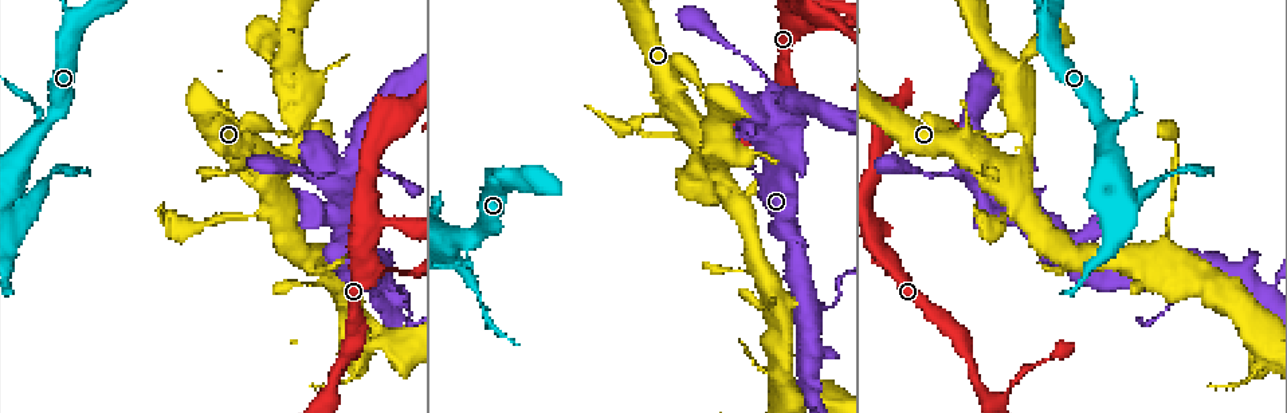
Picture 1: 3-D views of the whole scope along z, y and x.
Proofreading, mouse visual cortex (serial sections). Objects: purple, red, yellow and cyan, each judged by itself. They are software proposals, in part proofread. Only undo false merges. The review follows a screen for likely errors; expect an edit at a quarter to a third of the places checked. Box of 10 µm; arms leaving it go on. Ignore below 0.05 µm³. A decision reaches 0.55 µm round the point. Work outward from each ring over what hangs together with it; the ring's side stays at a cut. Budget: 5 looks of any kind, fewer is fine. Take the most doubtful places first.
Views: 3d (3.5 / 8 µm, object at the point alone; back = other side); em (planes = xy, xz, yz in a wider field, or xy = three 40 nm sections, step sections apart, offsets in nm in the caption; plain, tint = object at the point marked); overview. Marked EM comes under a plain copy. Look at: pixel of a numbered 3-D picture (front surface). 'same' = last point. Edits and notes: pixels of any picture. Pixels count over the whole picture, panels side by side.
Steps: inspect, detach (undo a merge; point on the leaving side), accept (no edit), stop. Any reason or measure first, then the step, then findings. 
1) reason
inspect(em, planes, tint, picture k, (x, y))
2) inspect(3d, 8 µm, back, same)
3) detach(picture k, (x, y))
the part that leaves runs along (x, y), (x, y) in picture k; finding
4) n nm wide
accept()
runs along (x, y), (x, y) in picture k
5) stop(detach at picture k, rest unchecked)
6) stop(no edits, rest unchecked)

small branch off a trunk
inspect(3d, 3.5 µm, picture 1, (688, 146))

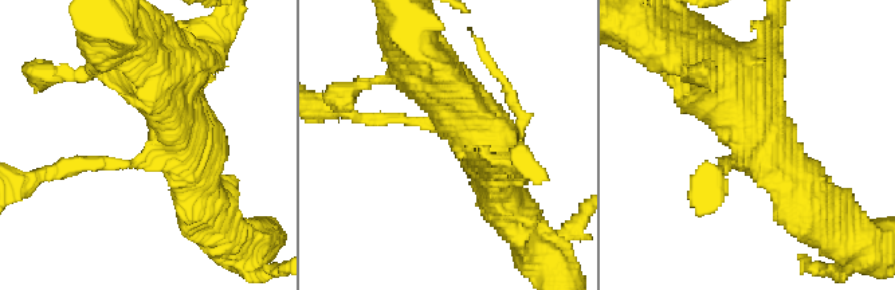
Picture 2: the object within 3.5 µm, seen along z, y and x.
3 arms; arms of 150, 500, 500 nm; now the EM
inspect(em, xy, step 5, tint, picture 2, (148, 154))

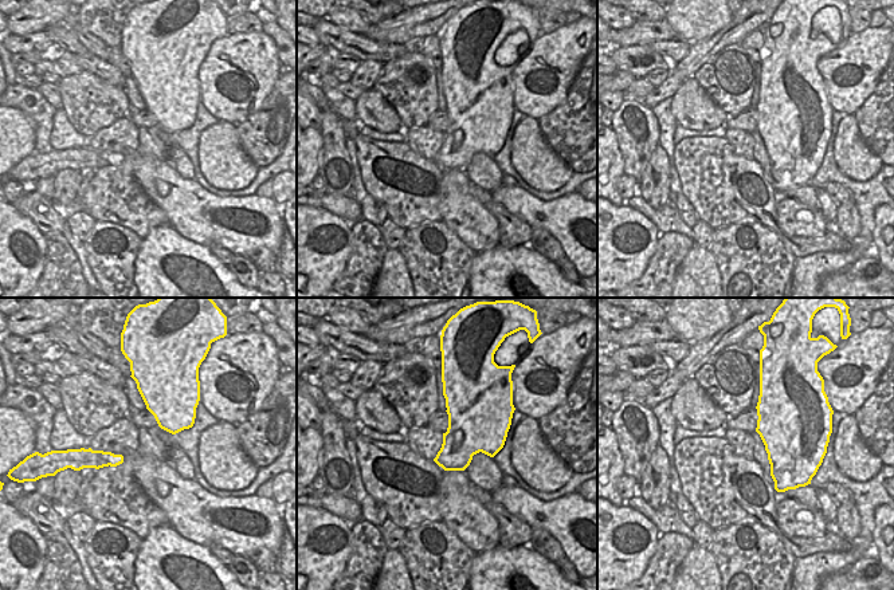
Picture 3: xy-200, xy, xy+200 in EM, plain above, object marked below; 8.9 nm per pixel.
accept()
runs along (467, 118), (477, 145), (423, 121), (361, 118) in picture 2; continuous, no second cell

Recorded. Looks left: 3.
arms part here
inspect(3d, 3.5 µm, picture 1, (772, 294))

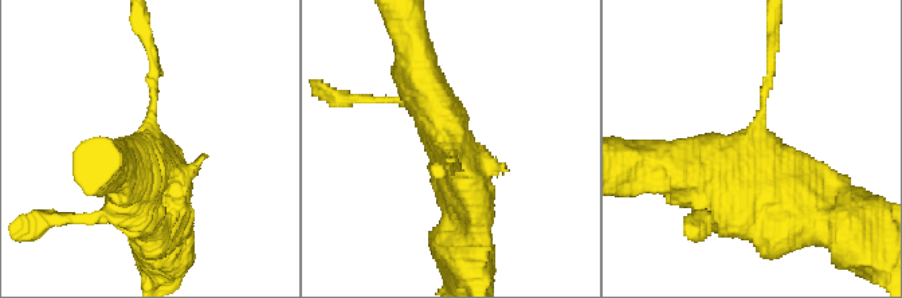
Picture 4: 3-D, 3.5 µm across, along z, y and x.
inspect(em, xy, step 3, tint, picture 4, (455, 149))

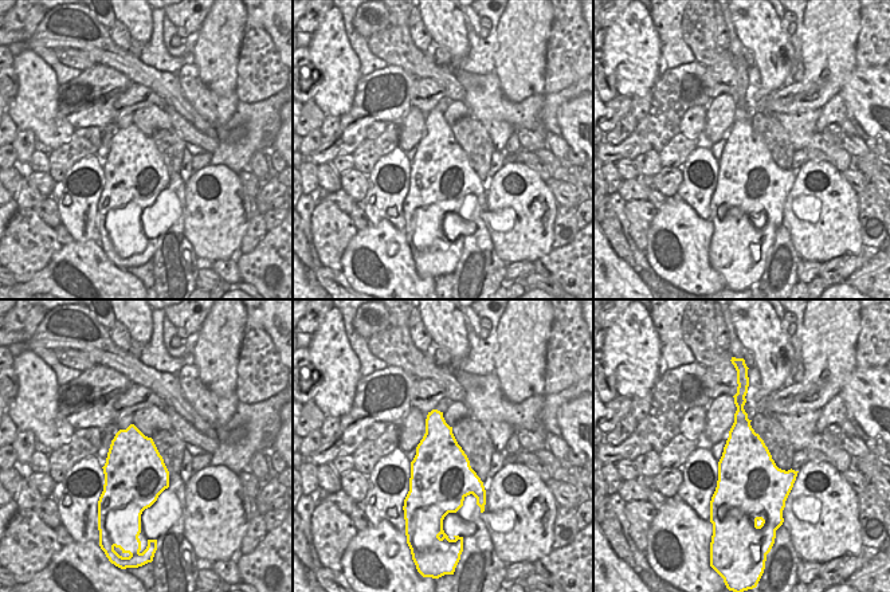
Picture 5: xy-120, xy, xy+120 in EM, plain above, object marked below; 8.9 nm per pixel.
550 nm wide
accept()
runs along (667, 167), (764, 171), (812, 220) in picture 4; continuous, no second cell

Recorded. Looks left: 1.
stop(no edits, rest unchecked)

